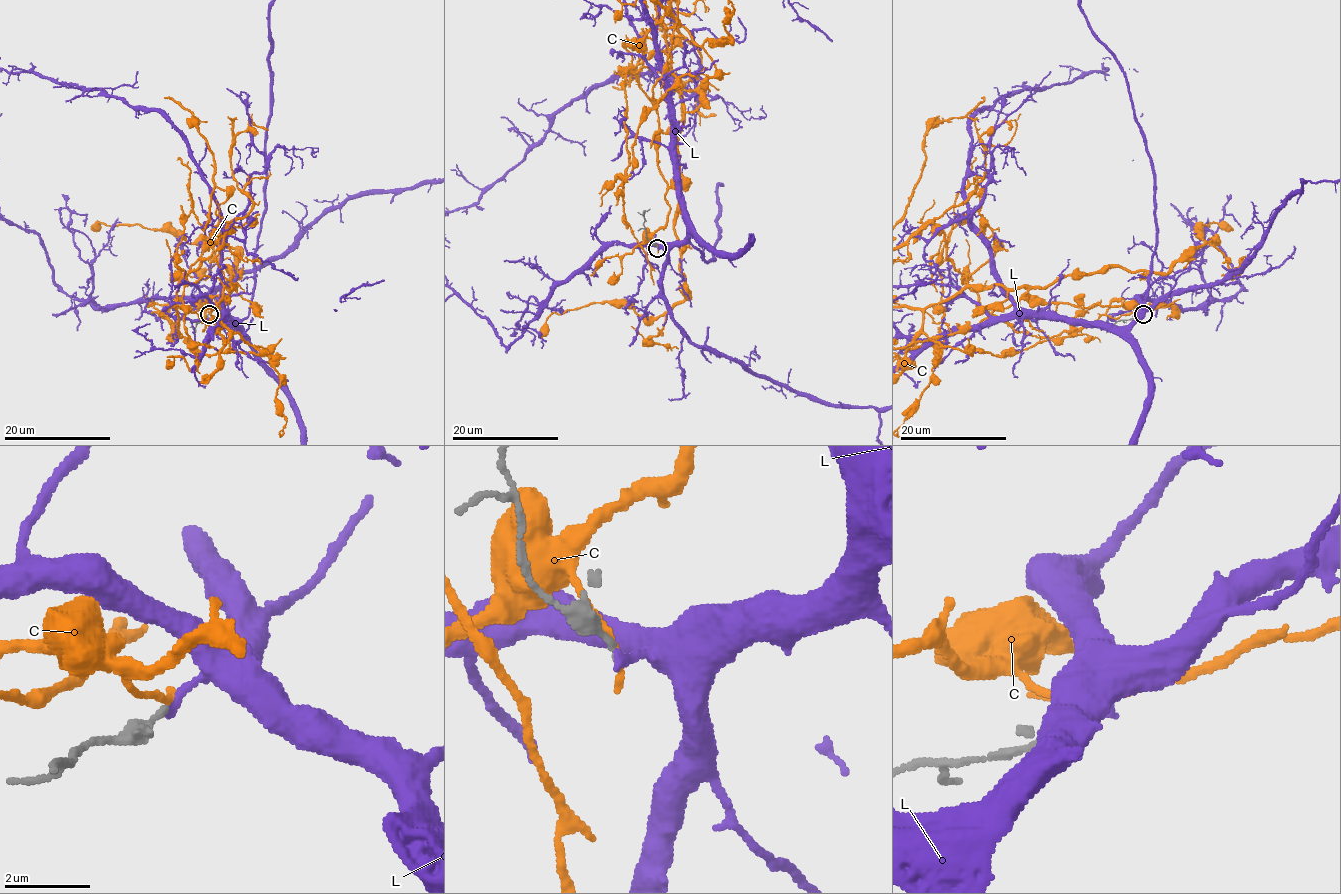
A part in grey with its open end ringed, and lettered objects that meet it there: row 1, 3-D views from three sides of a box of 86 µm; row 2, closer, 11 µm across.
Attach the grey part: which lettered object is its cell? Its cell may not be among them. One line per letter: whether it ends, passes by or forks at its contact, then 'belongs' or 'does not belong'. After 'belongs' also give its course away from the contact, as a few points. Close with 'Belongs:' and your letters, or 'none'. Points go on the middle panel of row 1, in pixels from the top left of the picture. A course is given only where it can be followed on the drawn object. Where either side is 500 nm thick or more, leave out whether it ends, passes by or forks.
C: it ends; does not belong
L: it ends; belongs
Belongs: L

